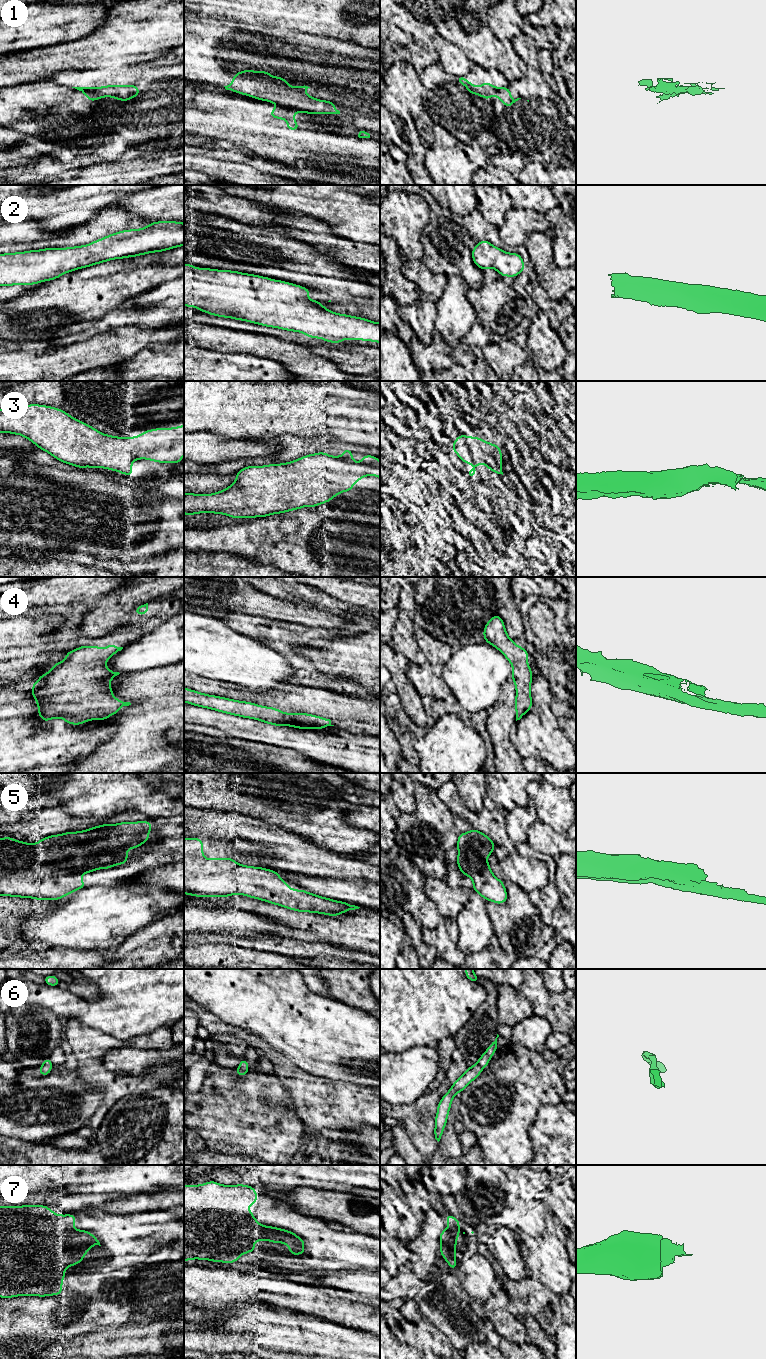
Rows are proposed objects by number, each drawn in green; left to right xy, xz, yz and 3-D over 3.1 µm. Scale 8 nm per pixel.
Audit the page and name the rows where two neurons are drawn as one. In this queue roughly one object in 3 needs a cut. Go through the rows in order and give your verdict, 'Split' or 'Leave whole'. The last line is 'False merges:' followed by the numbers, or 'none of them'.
1: Split
2: Leave whole
3: Leave whole
4: Leave whole
5: Leave whole
6: Leave whole
7: Leave whole
False merges: 1

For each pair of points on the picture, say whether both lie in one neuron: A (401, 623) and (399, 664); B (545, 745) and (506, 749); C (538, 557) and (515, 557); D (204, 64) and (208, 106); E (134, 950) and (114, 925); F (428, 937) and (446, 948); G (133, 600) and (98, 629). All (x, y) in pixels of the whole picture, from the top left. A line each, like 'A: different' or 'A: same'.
A: different
B: different
C: different
D: different
E: different
F: same
G: same

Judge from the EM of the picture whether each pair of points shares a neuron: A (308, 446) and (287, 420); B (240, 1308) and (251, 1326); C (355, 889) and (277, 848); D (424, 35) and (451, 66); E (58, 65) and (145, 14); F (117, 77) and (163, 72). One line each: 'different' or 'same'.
A: different
B: same
C: different
D: same
E: same
F: same

